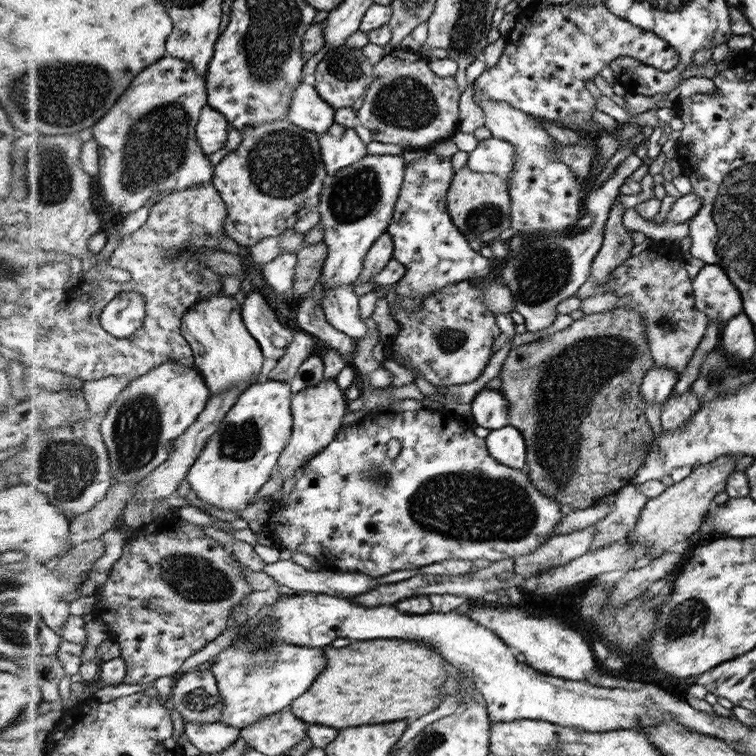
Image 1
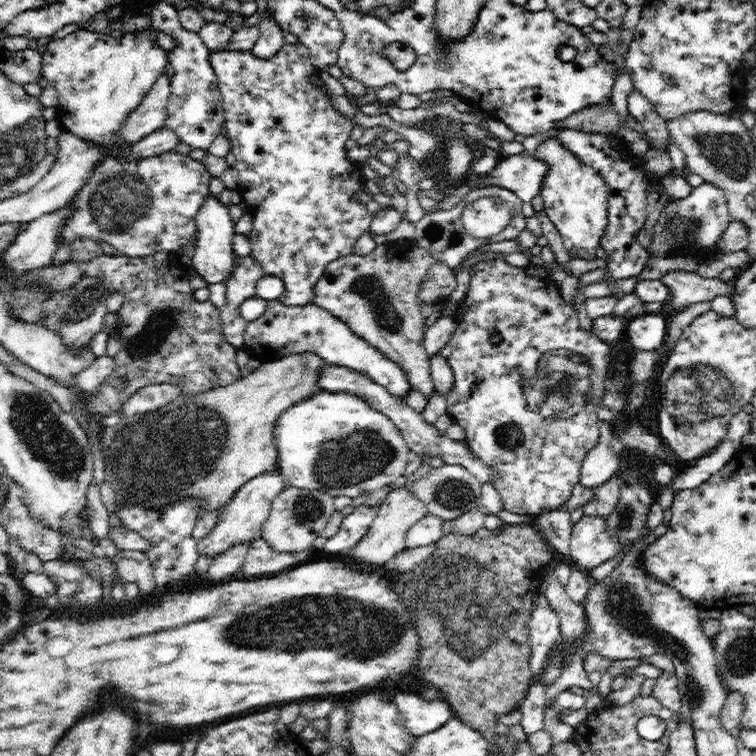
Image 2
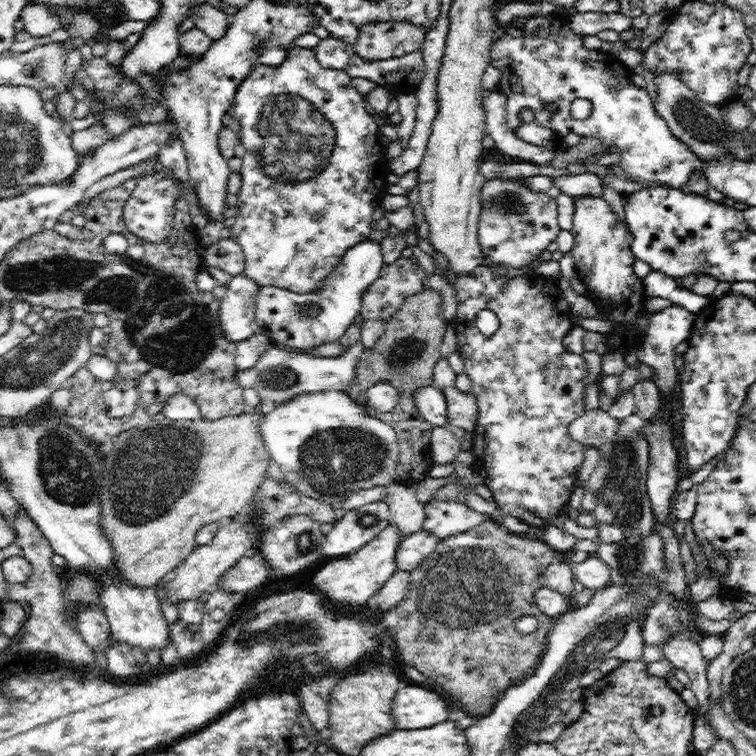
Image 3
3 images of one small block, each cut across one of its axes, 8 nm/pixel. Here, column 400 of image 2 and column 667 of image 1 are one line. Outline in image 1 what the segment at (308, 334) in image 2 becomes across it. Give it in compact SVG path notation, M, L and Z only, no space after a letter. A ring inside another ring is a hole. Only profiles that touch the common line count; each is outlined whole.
M655 368L644 375L640 395L644 397L646 405L664 403L675 390L680 374L671 368Z

